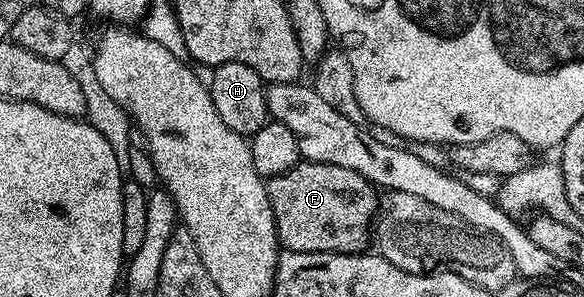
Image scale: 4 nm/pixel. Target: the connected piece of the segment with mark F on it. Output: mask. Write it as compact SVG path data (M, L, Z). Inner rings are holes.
M302 160L288 172L269 179L266 191L282 250L360 254L367 249L380 194L367 178L360 176L360 172L336 164Z

